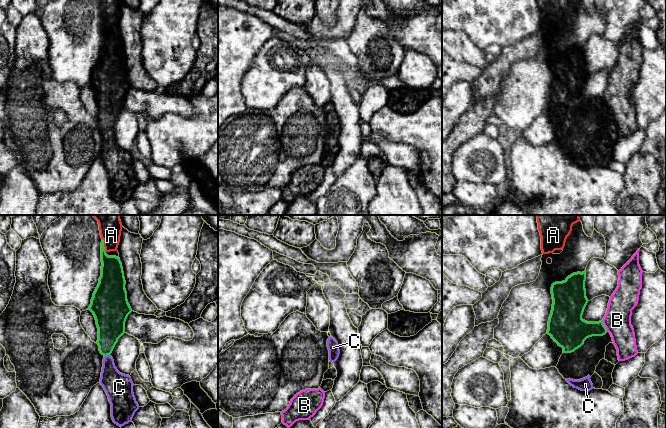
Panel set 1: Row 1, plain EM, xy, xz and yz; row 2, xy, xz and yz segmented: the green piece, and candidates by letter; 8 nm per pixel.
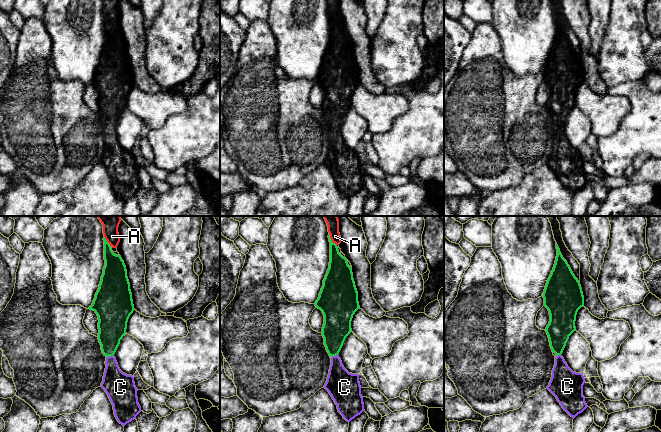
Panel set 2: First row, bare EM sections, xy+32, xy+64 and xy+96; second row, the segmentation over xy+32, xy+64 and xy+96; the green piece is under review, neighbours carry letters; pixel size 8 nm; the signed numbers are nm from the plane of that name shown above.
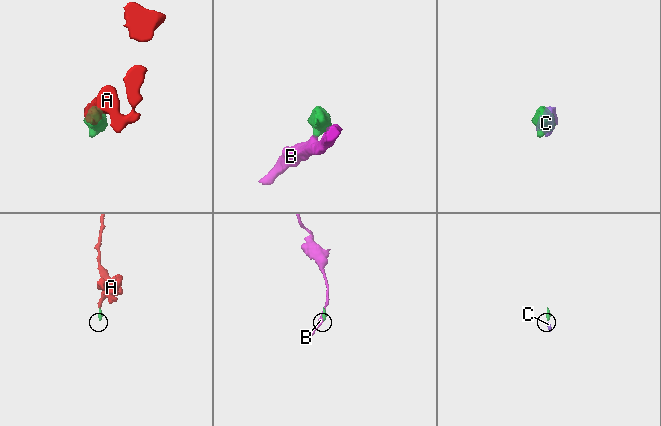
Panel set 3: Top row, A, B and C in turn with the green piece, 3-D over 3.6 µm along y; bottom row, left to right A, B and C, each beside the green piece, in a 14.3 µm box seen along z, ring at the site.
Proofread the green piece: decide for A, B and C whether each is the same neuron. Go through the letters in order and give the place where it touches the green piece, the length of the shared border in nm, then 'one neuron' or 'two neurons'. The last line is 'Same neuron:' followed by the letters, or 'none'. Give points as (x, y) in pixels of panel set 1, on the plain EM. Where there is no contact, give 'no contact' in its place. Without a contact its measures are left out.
A: meets green in xy at (103, 21); contact 120 nm long; one neuron
B: meets green in yz at (604, 102); contact 100 nm long; two neurons
C: meets green in xy at (106, 131); contact 50 nm long; one neuron
Same neuron: A, C

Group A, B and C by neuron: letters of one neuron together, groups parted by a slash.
A C / B

